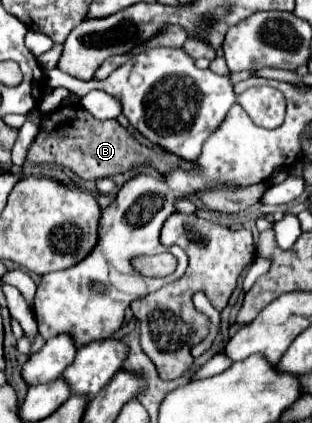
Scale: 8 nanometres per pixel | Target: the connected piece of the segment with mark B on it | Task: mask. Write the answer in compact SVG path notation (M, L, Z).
M66 105L42 117L40 131L36 139L32 141L32 145L28 147L26 161L36 163L36 165L38 163L64 165L64 167L70 167L82 179L112 177L112 175L118 175L130 169L132 165L142 165L142 163L154 165L154 169L158 169L160 173L168 173L176 167L188 169L188 161L178 159L176 155L168 155L164 151L160 155L160 149L148 149L140 145L134 139L134 135L130 135L116 119L98 121L80 105L78 107Z

